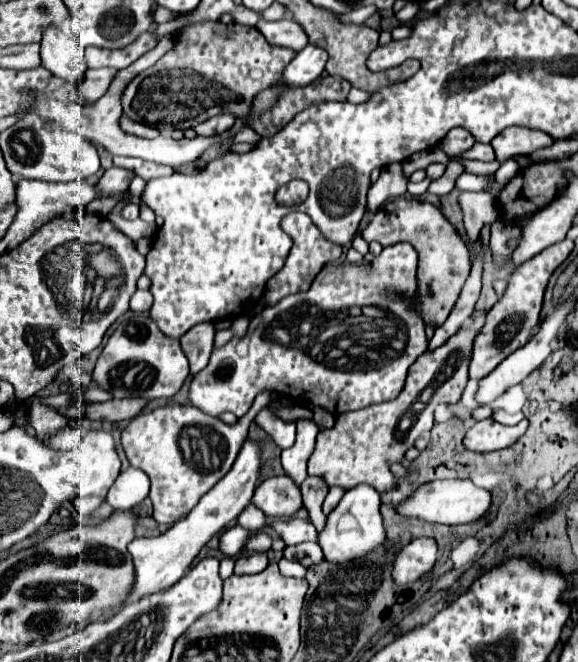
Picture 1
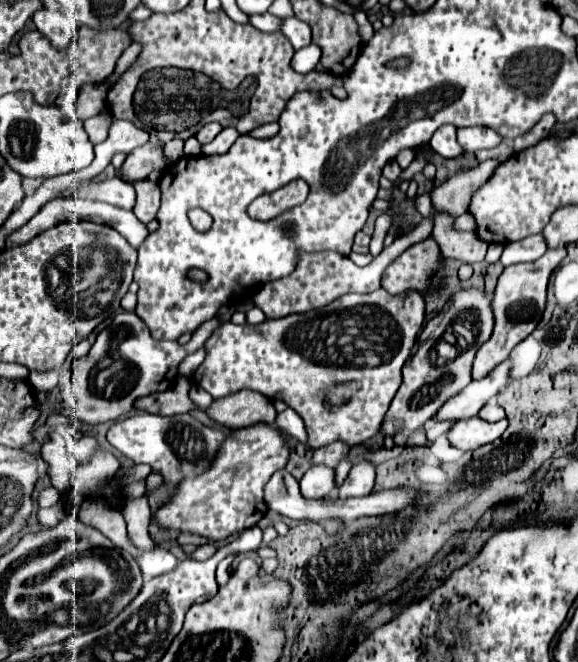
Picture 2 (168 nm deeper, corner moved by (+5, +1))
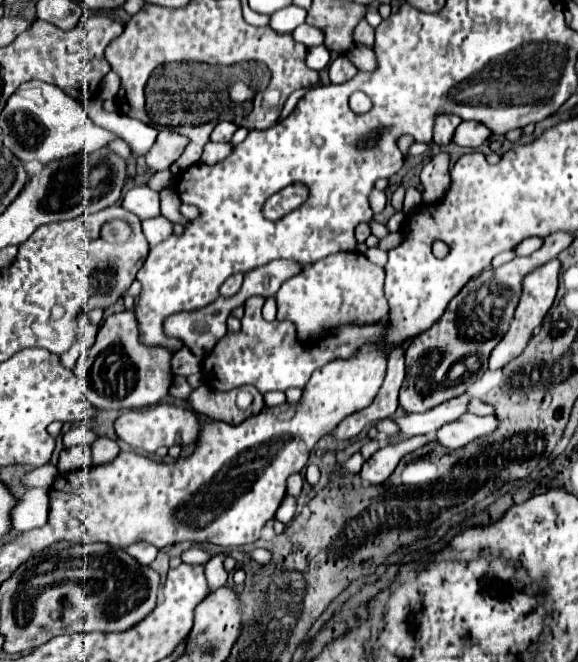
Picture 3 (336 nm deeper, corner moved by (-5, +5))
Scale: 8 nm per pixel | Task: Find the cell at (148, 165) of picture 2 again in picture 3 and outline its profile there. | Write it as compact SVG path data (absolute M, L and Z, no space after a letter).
M162 130L154 142L154 146L146 154L146 164L150 170L164 170L170 168L178 156L184 152L188 140L172 130Z

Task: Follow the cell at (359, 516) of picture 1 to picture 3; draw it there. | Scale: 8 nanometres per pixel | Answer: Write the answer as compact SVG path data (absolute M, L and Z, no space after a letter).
M424 435L414 436L406 442L400 444L388 444L384 448L380 448L370 460L364 462L362 470L360 470L360 478L368 480L370 484L382 484L384 480L388 480L388 476L392 474L392 470L396 468L396 464L400 462L400 458L416 448L422 448L427 444L428 438Z

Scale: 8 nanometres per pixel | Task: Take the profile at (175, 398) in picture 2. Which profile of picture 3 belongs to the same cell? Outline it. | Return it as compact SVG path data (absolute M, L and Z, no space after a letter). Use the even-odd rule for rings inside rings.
M200 386L190 392L186 402L190 404L190 408L196 414L204 414L212 420L222 420L228 424L240 424L248 416L256 416L264 408L262 394L252 386L240 386L240 388L228 390L228 392L216 392L208 386ZM242 390L252 394L252 402L246 408L240 408L238 400L236 400L238 392L242 392Z

